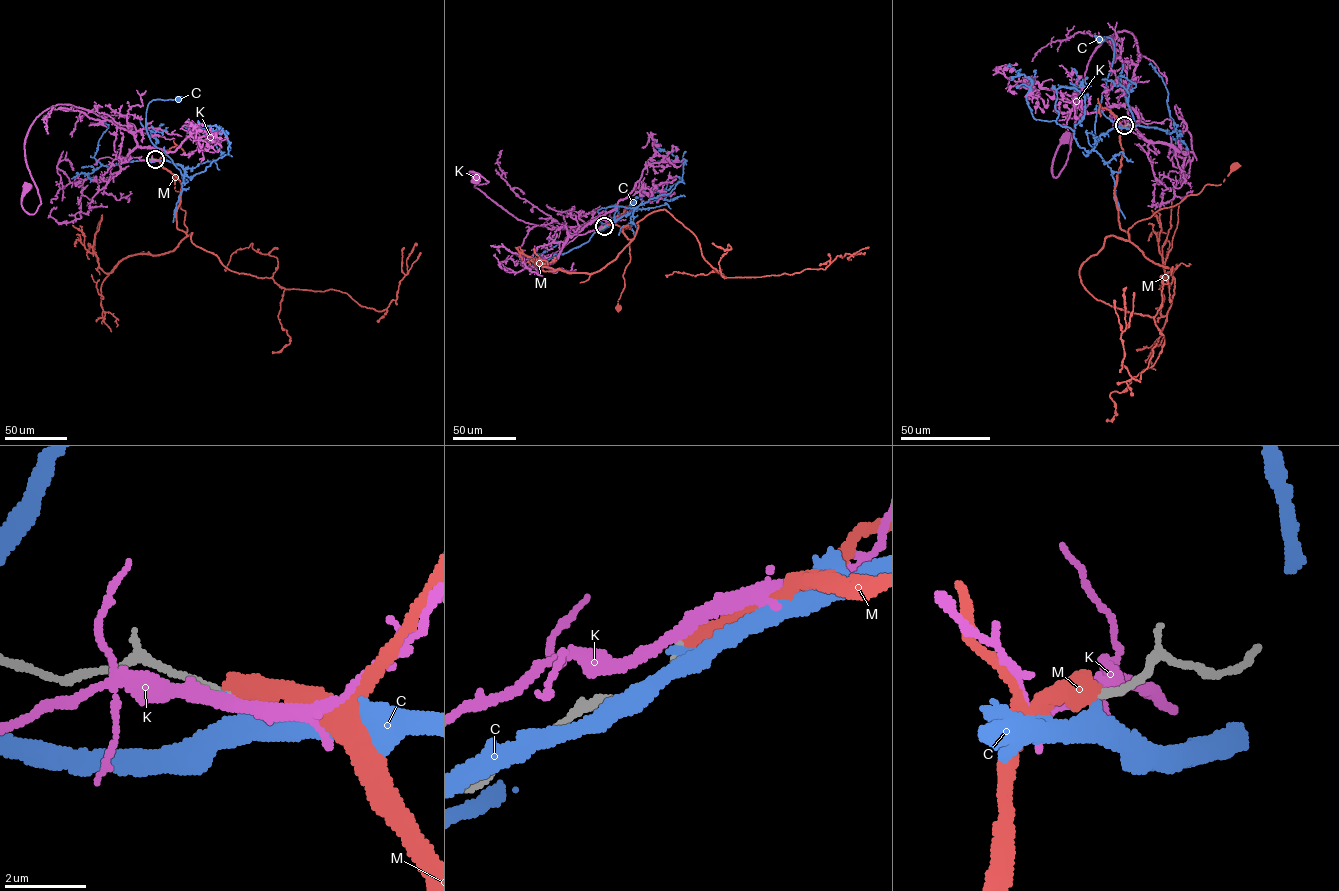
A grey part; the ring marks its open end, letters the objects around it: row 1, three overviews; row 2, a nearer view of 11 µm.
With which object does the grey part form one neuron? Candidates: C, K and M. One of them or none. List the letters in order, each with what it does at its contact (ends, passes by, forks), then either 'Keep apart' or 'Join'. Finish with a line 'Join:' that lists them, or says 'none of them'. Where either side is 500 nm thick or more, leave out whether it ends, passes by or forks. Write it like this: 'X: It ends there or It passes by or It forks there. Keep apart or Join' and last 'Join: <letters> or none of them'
C: It passes by. Keep apart
K: It passes by. Keep apart
M: Keep apart
Join: none of them

